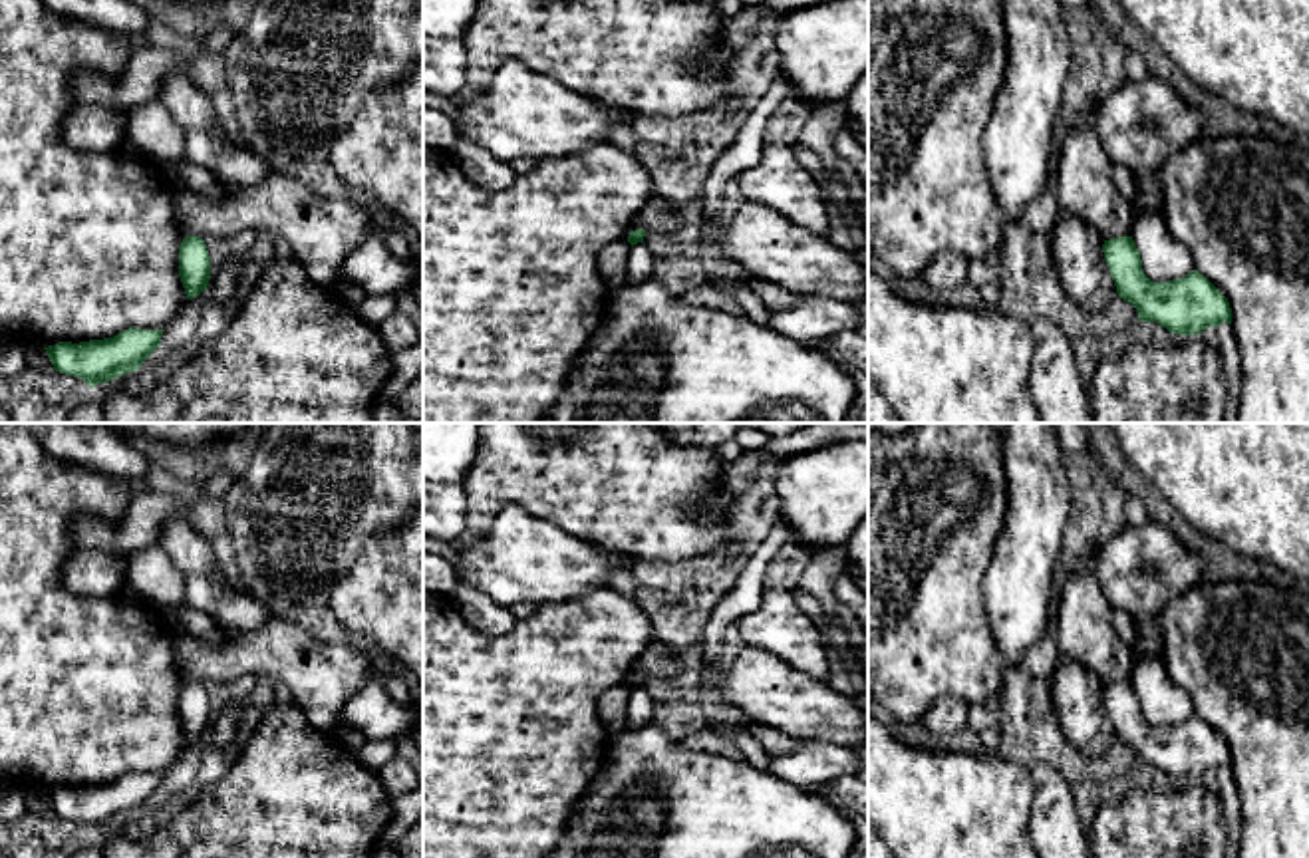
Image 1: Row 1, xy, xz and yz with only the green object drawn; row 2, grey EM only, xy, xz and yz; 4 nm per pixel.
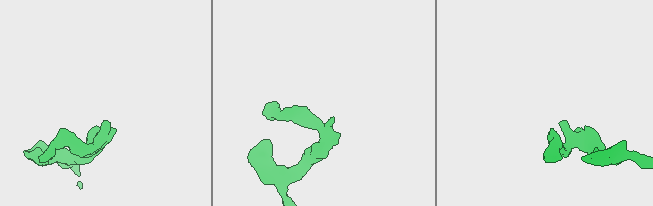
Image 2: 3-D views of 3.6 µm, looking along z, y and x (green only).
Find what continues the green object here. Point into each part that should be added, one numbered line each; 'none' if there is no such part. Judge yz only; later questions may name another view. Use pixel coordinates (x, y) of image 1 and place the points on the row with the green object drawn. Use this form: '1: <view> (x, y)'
none

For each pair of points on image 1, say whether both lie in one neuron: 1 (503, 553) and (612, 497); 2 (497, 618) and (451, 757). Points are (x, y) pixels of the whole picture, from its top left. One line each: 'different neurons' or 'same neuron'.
1: different neurons
2: different neurons

